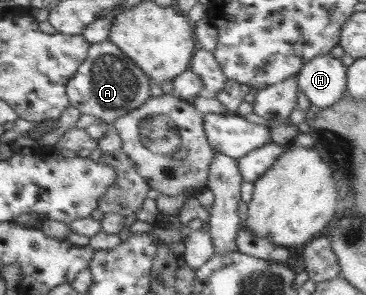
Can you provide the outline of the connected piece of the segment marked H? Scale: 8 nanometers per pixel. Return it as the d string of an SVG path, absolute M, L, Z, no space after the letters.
M330 54L313 57L297 73L297 89L318 108L332 106L346 91L346 66Z

